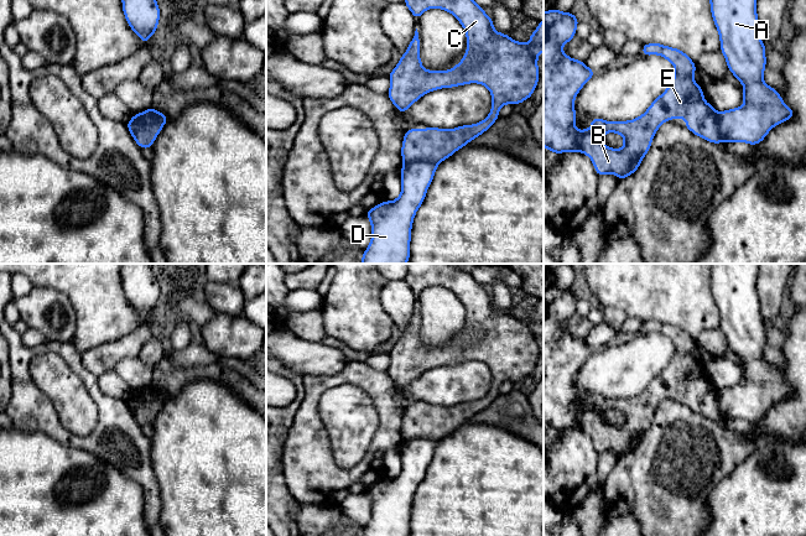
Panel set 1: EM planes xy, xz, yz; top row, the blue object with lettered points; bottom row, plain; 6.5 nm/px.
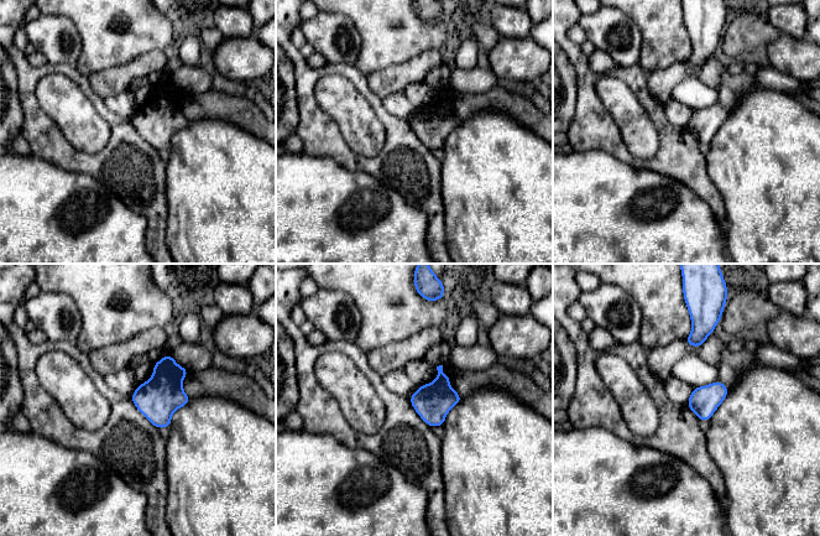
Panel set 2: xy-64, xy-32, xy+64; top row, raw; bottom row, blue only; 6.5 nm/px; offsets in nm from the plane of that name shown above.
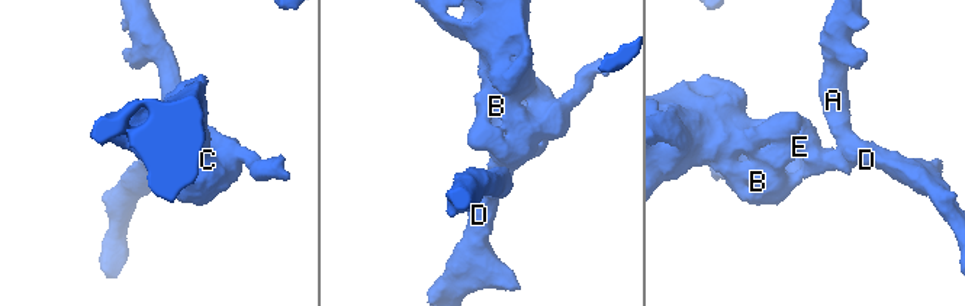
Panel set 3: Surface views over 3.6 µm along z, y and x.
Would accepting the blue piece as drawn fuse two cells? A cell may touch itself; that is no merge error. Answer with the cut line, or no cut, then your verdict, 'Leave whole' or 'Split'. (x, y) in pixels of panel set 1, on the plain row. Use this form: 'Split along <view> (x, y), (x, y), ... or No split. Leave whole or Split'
Split along xy (166, 397), (139, 404), (130, 400). Split

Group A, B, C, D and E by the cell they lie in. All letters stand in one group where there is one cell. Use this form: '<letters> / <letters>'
A D / B C E

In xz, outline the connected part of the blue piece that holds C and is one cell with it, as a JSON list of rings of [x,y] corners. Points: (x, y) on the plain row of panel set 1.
[[[406,264],[407,272],[404,281],[417,297],[427,287],[438,285],[451,290],[463,303],[467,313],[467,328],[462,338],[448,348],[427,348],[420,337],[420,314],[417,306],[407,328],[401,333],[396,344],[389,352],[390,366],[388,374],[404,391],[422,373],[441,366],[453,365],[469,360],[485,363],[492,374],[492,387],[480,400],[462,402],[456,406],[407,406],[404,412],[401,434],[404,439],[426,438],[440,441],[456,428],[466,423],[473,416],[485,410],[499,395],[499,387],[504,381],[518,383],[530,376],[539,360],[537,333],[544,329],[544,297],[537,306],[530,311],[530,319],[521,321],[494,307],[493,295],[489,295],[470,272],[456,269],[452,264]]]

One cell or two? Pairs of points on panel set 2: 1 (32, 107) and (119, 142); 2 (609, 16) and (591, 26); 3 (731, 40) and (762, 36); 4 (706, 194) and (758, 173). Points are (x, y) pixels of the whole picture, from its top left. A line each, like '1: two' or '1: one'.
1: one
2: one
3: one
4: two

